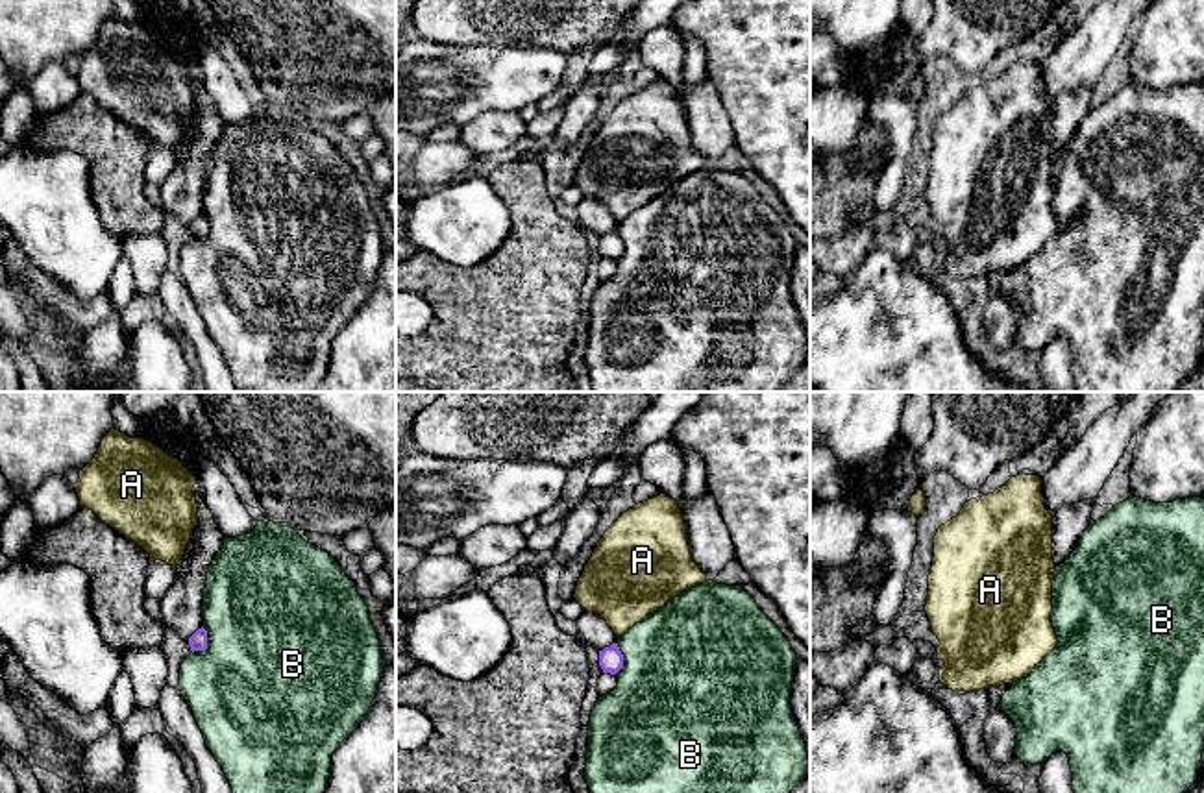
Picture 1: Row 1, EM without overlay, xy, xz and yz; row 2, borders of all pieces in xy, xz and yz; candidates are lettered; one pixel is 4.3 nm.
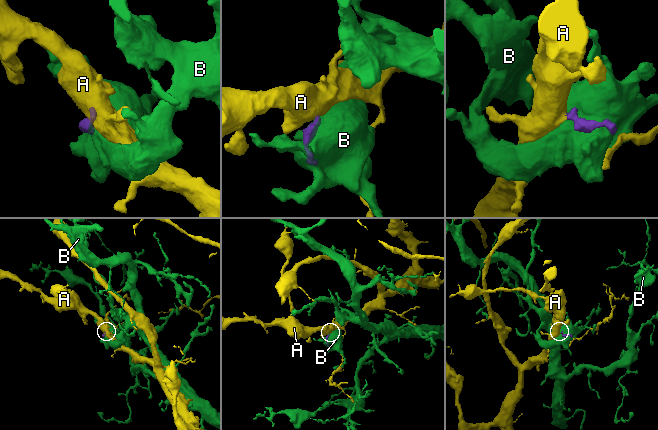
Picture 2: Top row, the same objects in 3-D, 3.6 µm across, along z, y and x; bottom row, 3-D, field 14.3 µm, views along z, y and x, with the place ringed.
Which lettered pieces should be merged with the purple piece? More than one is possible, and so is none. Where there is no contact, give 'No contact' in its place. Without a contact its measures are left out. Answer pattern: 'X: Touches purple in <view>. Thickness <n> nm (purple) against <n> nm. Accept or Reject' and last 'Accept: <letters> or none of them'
A: Touches purple in xy. Thickness 80 nm (purple) against 20 nm. Accept
B: Touches purple in xz. Thickness 110 nm (purple) against 500 nm. Reject
Accept: A

